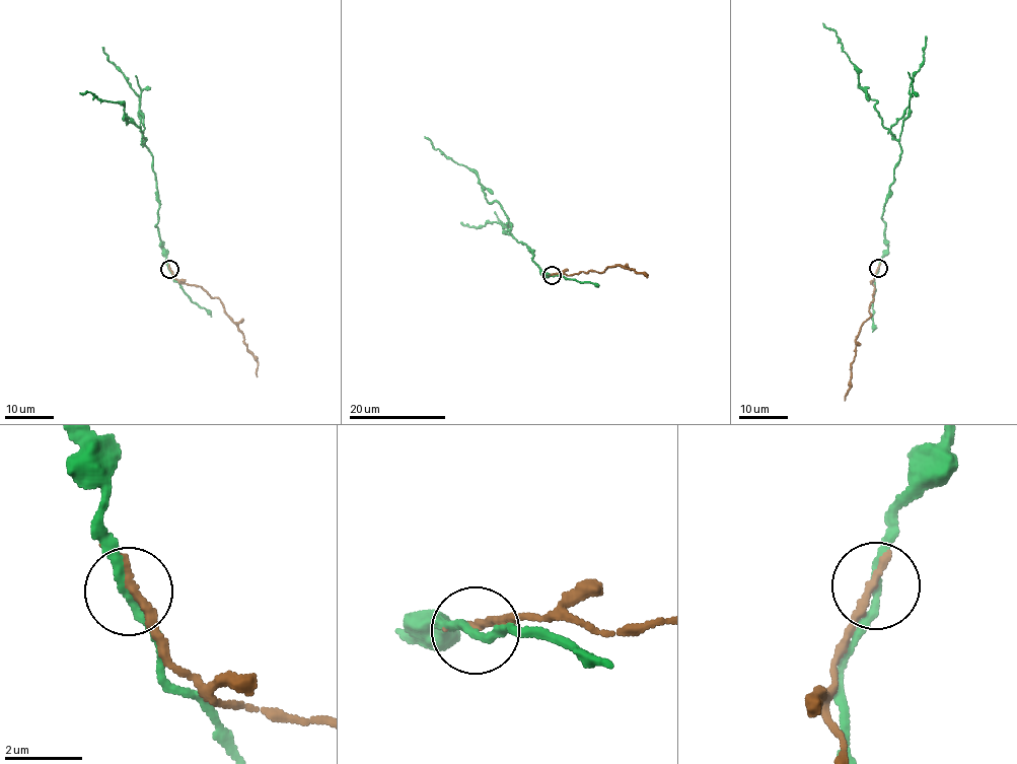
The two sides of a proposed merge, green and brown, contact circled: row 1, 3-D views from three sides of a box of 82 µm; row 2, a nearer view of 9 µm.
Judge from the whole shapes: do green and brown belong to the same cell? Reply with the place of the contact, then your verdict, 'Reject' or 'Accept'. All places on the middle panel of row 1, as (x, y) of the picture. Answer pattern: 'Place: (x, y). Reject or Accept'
Place: (552, 275). Reject

